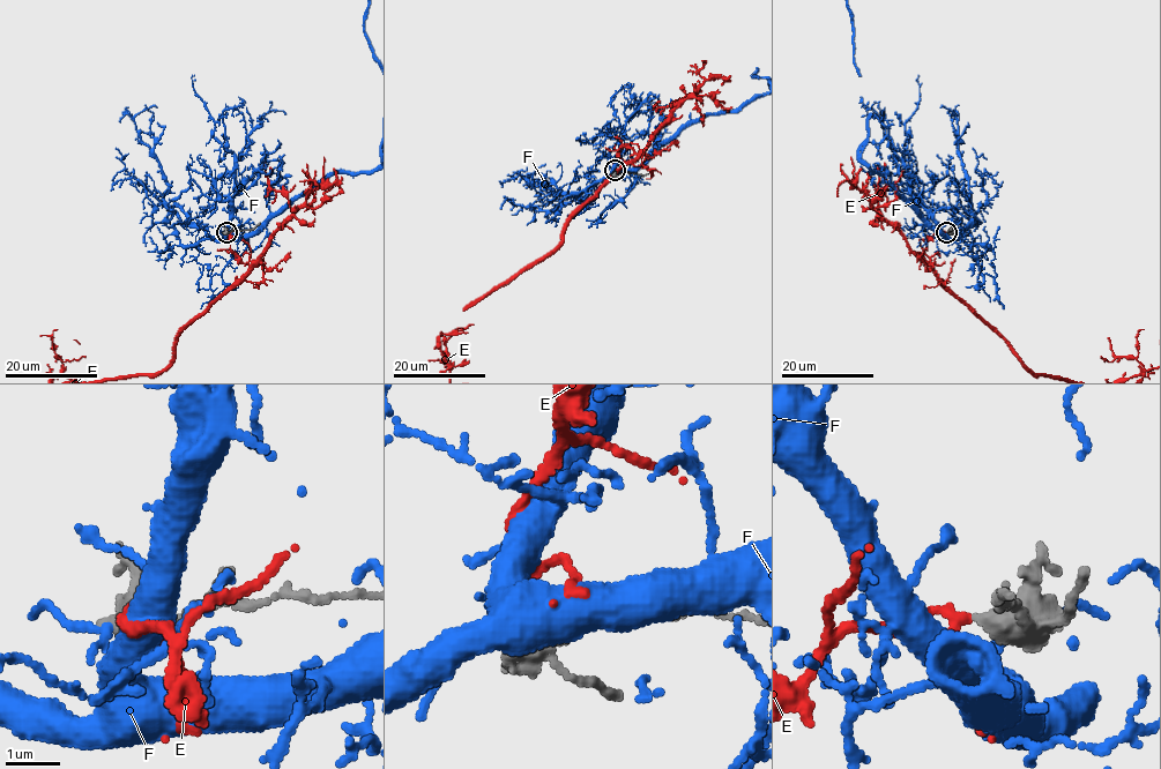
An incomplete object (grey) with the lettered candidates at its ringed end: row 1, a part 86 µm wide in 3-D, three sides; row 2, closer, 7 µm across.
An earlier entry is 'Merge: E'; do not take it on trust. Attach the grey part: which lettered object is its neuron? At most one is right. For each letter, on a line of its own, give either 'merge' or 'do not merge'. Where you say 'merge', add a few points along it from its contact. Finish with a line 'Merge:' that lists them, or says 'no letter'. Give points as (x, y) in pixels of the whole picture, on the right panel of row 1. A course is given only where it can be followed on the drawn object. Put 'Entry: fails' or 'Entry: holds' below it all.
E: merge
F: do not merge
Merge: E
Entry: holds

